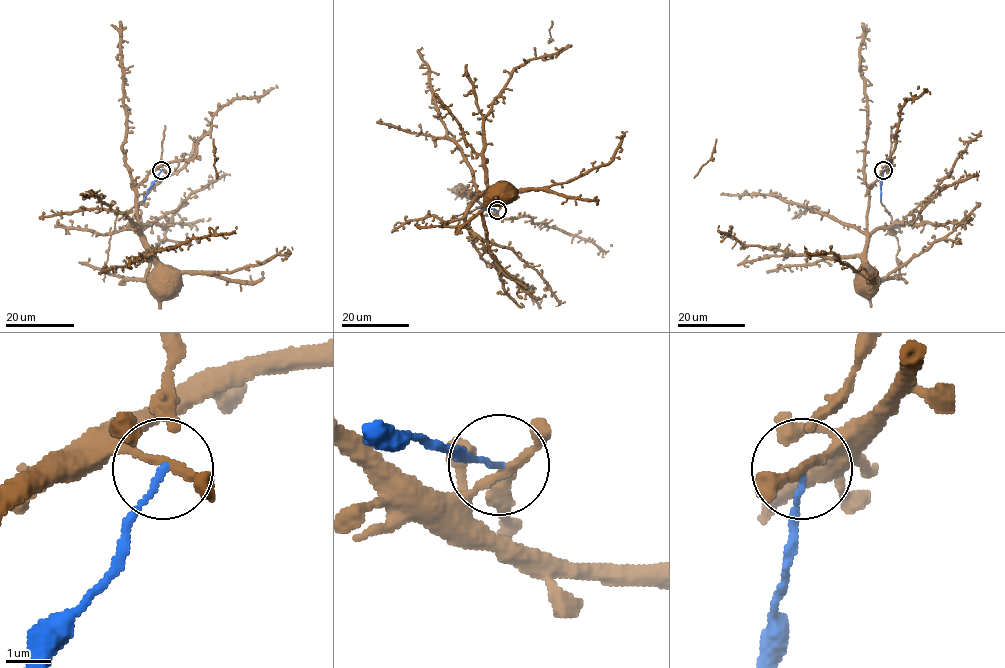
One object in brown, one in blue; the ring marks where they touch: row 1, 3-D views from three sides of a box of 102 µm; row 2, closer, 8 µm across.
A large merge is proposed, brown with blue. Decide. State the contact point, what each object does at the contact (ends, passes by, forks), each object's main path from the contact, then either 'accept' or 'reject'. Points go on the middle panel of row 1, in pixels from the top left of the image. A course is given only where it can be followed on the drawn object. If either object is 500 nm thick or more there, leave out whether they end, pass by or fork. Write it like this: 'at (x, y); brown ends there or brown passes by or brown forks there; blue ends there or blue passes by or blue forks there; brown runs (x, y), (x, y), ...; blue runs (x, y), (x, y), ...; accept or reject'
at (497, 210); brown passes by; blue ends there; brown runs (497, 210), (490, 212), (473, 195), (489, 193), (497, 185), (502, 185); blue runs (497, 210), (479, 207); accept

